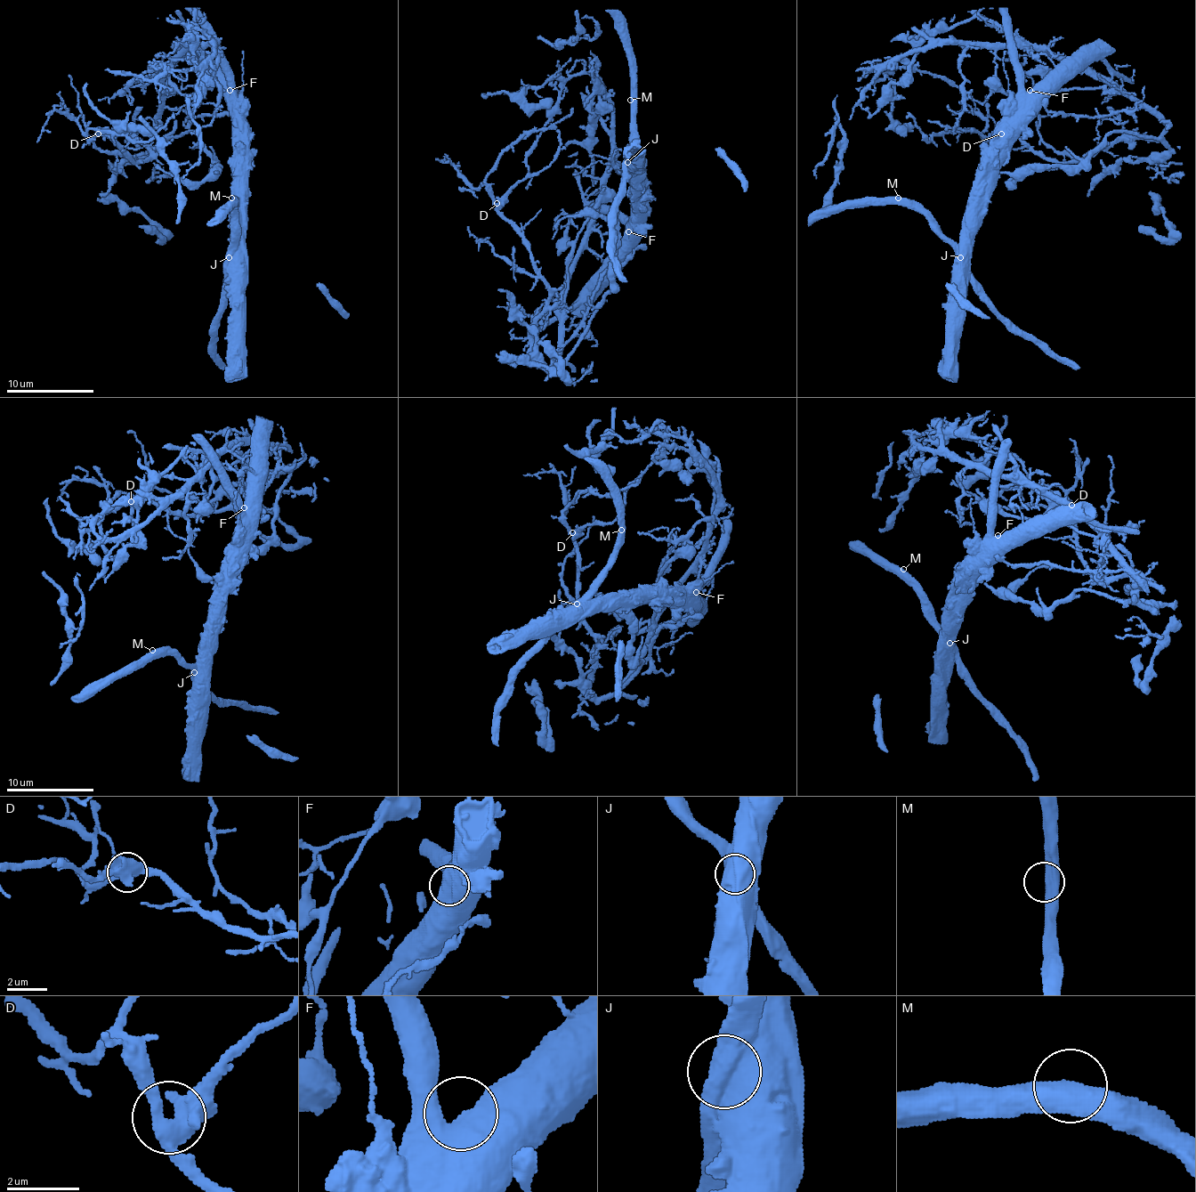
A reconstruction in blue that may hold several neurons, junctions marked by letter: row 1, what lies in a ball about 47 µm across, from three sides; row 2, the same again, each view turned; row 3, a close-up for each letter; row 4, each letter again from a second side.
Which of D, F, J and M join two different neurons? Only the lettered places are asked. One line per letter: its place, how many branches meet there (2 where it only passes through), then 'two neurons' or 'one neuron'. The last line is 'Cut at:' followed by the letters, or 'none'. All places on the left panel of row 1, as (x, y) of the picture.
D: (98, 133) | 3 | one neuron
F: (230, 90) | 1 | one neuron
J: (229, 257) | 1 | two neurons
M: (231, 198) | 2 | one neuron
Cut at: J

